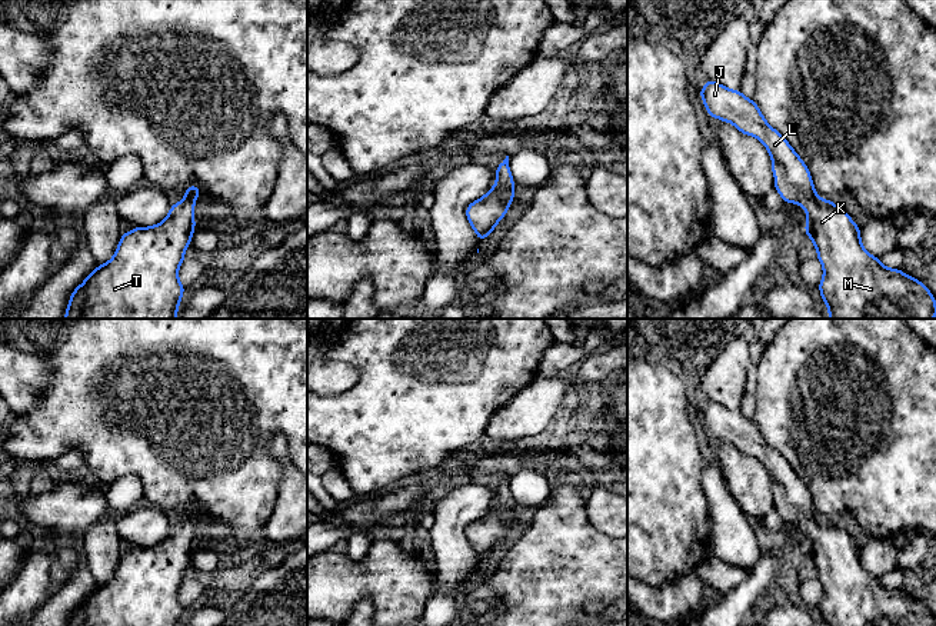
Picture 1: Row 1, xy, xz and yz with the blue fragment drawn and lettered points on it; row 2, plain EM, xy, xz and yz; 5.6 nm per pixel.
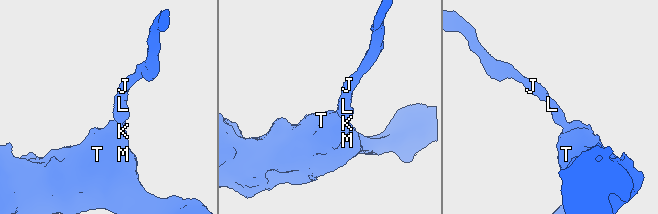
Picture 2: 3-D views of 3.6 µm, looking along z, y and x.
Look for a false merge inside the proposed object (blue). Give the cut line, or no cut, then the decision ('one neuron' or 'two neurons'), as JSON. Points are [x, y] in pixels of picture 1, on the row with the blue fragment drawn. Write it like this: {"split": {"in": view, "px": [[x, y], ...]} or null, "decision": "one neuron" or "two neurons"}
{"split": null, "decision": "one neuron"}

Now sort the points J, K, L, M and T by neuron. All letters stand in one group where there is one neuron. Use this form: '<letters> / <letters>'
J K L M T

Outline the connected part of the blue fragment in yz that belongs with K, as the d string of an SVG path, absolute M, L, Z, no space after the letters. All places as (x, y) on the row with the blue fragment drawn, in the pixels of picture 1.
M706 80L699 94L710 117L732 123L740 133L760 140L772 157L775 187L785 203L796 203L806 209L805 234L813 242L817 260L823 267L819 292L827 306L829 319L933 319L936 299L930 290L900 269L882 264L863 247L860 227L832 200L820 199L815 190L812 174L789 141L763 117L753 99L730 90L720 83Z

